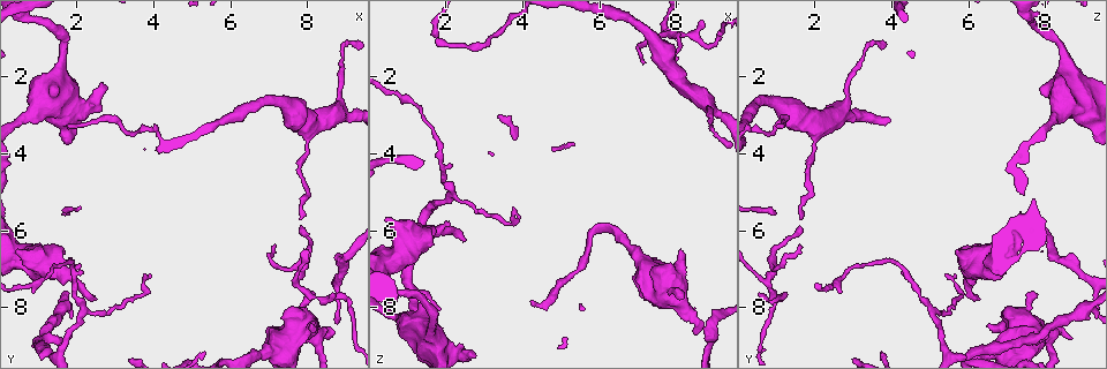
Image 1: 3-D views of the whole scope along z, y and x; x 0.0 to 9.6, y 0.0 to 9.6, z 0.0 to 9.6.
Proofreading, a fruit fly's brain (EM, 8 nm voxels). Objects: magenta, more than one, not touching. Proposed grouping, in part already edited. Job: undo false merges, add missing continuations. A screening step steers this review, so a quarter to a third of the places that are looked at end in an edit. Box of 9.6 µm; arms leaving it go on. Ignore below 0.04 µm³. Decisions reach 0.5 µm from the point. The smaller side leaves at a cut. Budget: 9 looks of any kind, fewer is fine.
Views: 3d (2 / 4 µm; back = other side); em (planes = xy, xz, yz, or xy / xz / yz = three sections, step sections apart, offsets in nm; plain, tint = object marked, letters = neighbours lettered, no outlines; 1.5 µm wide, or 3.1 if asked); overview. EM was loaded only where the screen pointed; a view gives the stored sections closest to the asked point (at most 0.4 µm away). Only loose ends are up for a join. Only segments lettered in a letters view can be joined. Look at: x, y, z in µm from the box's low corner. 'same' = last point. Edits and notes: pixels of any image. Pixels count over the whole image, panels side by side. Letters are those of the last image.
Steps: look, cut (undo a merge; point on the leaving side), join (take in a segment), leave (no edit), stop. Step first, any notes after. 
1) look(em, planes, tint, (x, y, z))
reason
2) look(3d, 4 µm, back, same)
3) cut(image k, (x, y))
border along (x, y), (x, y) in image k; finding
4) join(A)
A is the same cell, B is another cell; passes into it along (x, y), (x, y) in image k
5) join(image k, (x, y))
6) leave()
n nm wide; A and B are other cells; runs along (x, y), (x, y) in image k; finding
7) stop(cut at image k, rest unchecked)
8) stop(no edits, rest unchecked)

look(em, planes, letters, (8.05, 8.45, 6.50))
stops while still wide

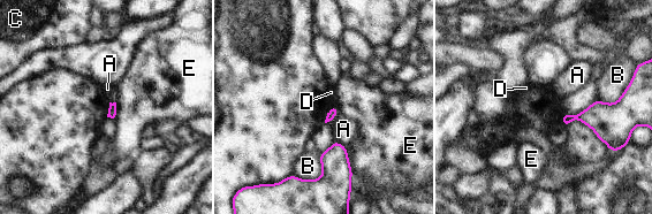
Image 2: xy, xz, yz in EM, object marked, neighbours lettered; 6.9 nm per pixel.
leave()
A, B, C, D and E are other cells; border along (110, 101), (115, 102) in image 2; no lettered segment goes on from it

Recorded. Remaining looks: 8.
look(em, xy, step 4, tint, (8.50, 8.75, 8.75))
free end

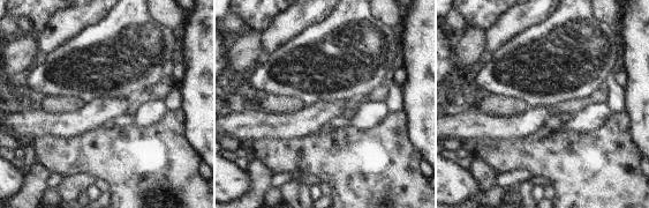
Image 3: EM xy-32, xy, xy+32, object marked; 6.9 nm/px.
look(em, planes, letters, same)
cut it another way

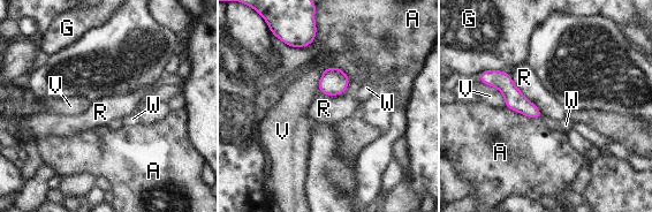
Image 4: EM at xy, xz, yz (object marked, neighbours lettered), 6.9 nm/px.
leave()
A, G, R, V and W are other cells; border along (507, 73), (514, 84), (543, 112) in image 4; none of them fits

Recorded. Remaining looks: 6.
look(3d, 2 µm, (7.85, 5.70, 1.55))
thin end

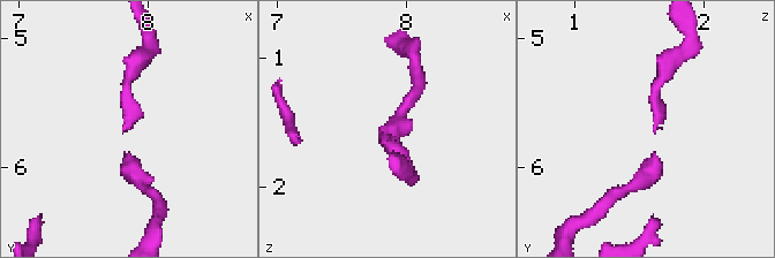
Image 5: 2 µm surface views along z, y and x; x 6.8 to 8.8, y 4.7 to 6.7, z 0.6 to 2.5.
look(em, yz, step 4, tint, (7.80, 5.72, 1.60))
now the EM

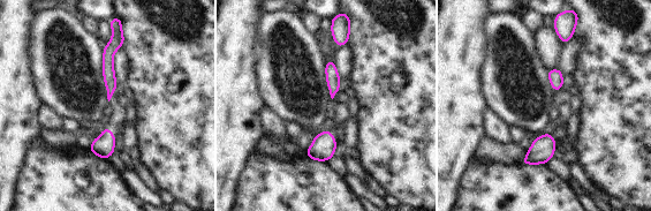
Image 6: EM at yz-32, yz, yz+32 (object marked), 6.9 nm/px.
look(em, planes, letters, same)
cut it another way

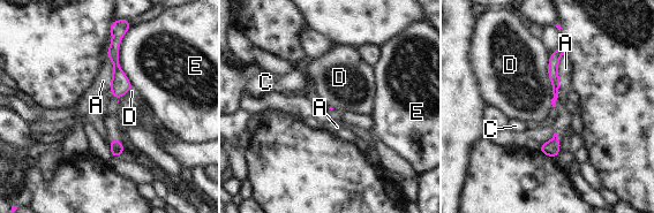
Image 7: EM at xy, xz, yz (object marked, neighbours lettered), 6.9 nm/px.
leave()
E touches over 420 nm; A, C, D and E are other cells; none of them fits

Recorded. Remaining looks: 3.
look(3d, 2 µm, (8.30, 7.75, 0.95))
abrupt turn

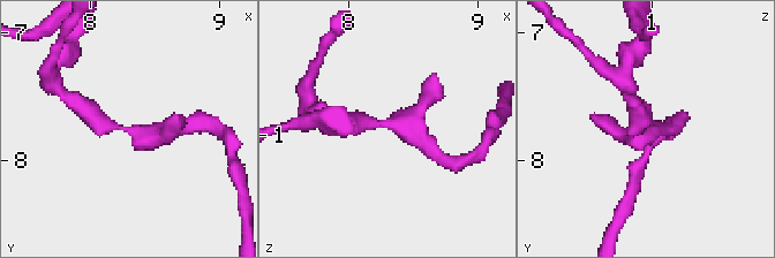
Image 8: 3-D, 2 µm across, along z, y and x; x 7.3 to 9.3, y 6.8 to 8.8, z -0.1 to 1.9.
look(em, yz, step 4, tint, (8.34, 7.74, 0.88))
shape alone is not enough

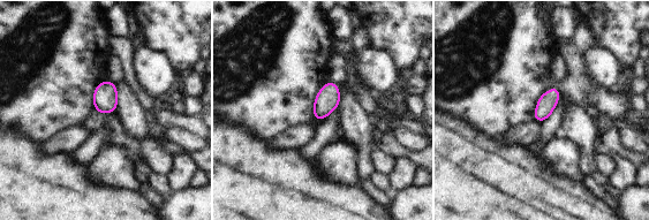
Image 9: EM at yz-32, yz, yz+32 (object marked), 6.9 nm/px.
look(em, planes, letters, same)
another direction

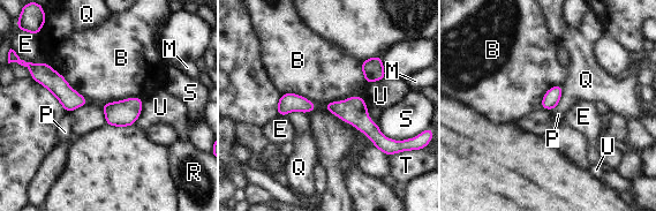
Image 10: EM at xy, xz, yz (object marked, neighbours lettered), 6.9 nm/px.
leave()
170 nm wide; B, E, M, P, Q, R, S, T and U are other cells; border along (324, 105), (362, 132), (375, 147) in image 10; continuous, no second neuron

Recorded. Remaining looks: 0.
stop(no edits, rest unchecked)

